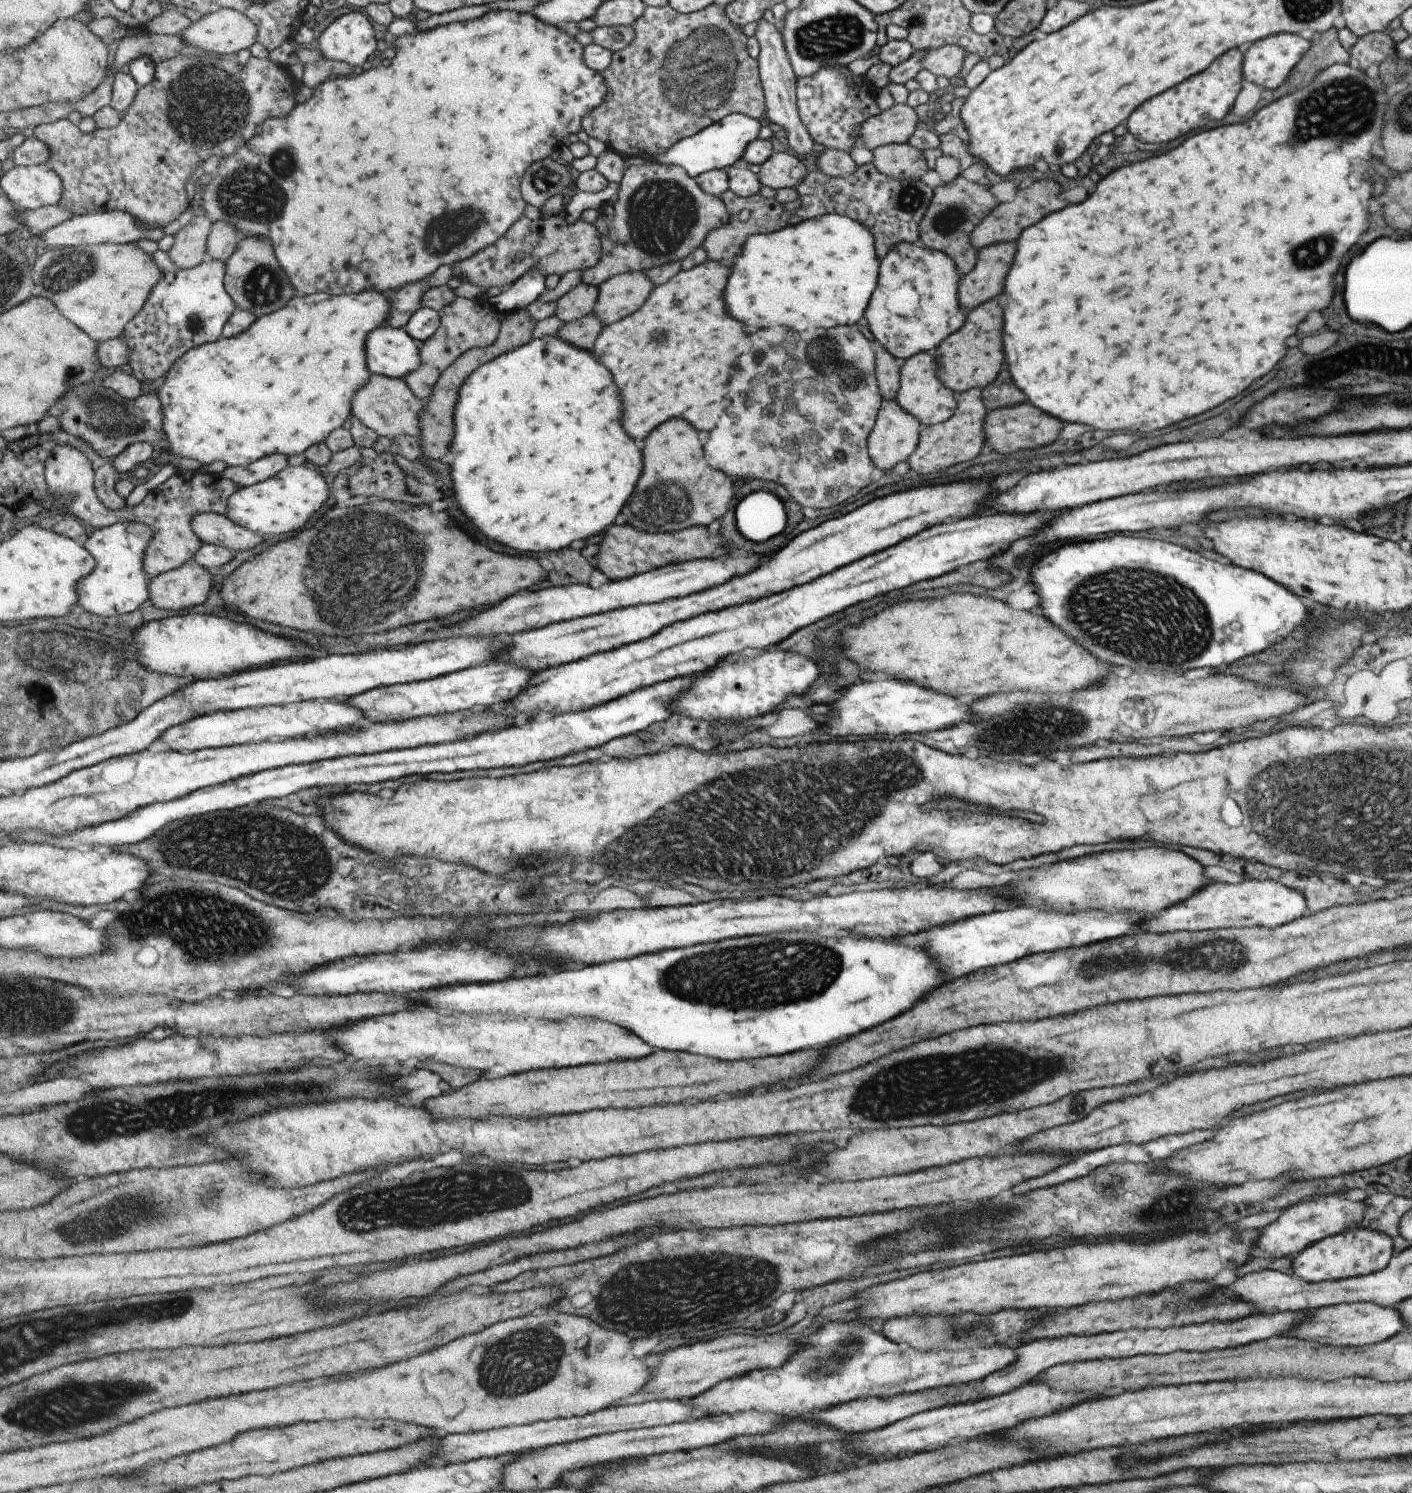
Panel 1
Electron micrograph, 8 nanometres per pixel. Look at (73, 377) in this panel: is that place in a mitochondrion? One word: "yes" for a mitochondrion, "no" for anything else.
yes

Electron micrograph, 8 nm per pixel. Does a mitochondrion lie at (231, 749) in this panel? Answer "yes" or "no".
no

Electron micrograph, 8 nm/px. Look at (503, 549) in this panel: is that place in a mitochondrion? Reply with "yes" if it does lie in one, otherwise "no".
no

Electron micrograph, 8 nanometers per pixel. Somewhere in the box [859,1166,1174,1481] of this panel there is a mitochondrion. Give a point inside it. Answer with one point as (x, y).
(954, 1331)

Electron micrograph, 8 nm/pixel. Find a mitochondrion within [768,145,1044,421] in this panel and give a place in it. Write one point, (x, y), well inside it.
(829, 355)

